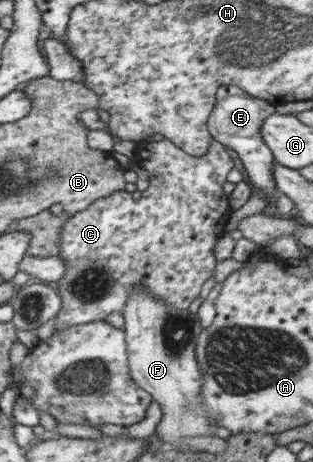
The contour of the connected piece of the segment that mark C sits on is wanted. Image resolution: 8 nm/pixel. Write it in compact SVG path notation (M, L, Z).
M165 138L163 141L142 141L136 145L135 154L141 167L149 172L150 184L140 199L133 199L129 192L119 190L95 200L89 208L74 213L64 224L58 240L58 256L65 263L65 274L58 283L63 306L56 319L36 329L35 334L41 340L74 325L104 321L112 311L122 312L135 285L147 289L147 293L168 305L187 310L199 296L203 283L214 274L217 262L214 249L225 234L225 223L233 211L228 202L229 195L223 191L228 173L235 168L228 149L213 141L207 154L194 157Z

